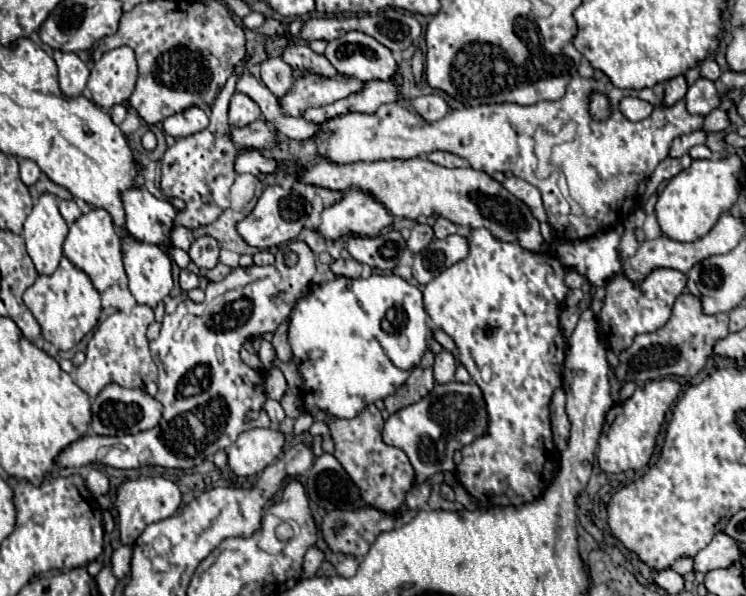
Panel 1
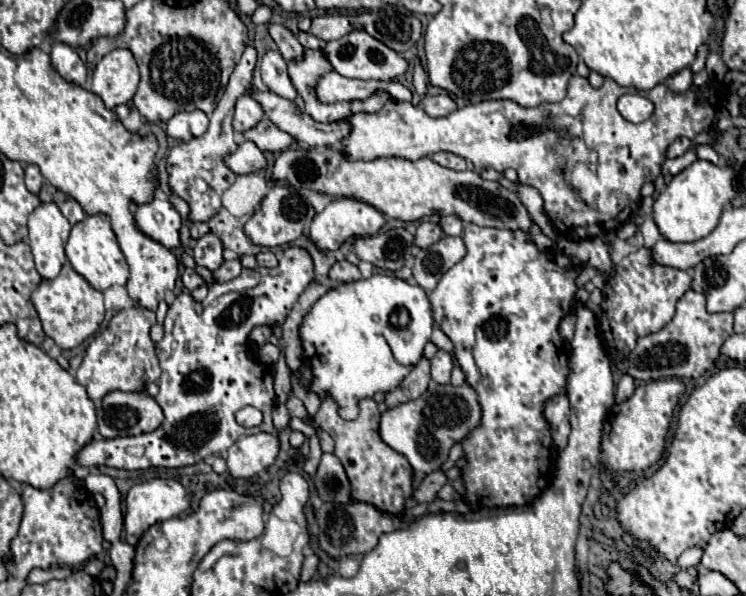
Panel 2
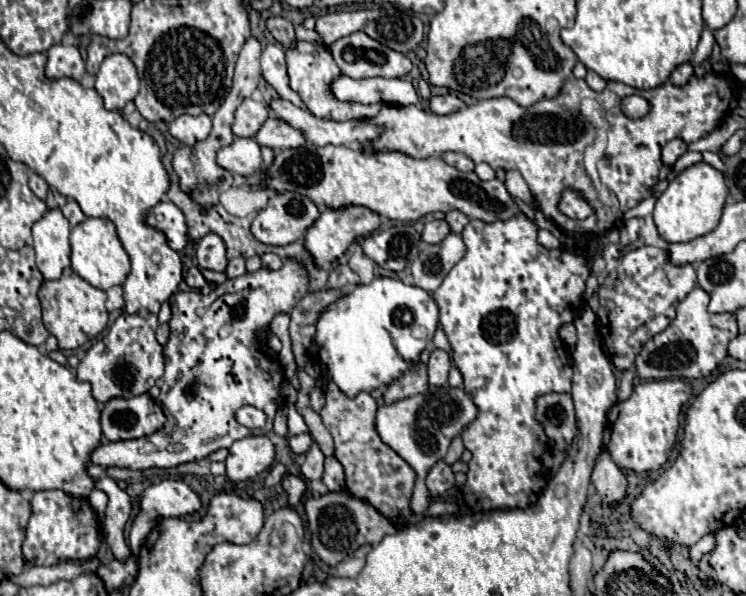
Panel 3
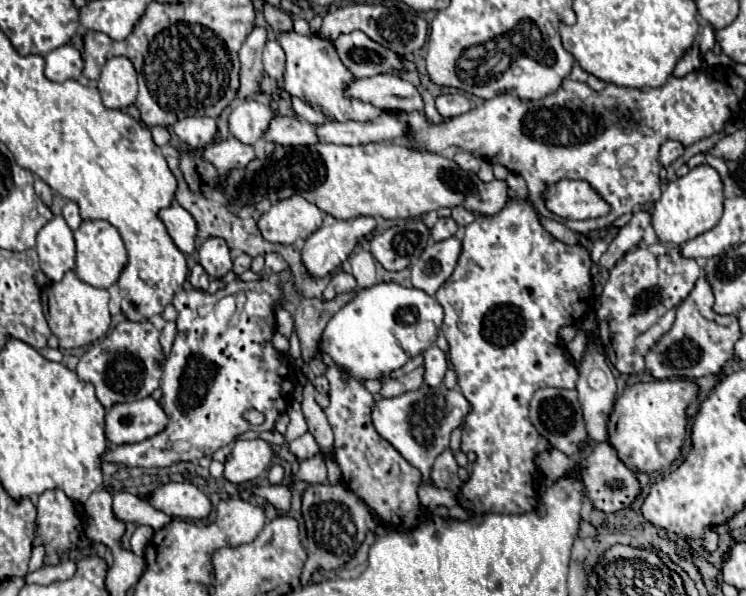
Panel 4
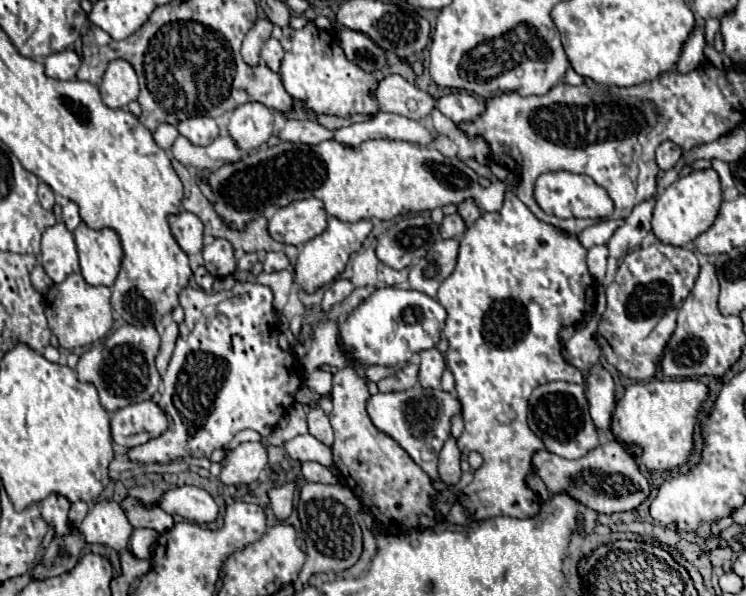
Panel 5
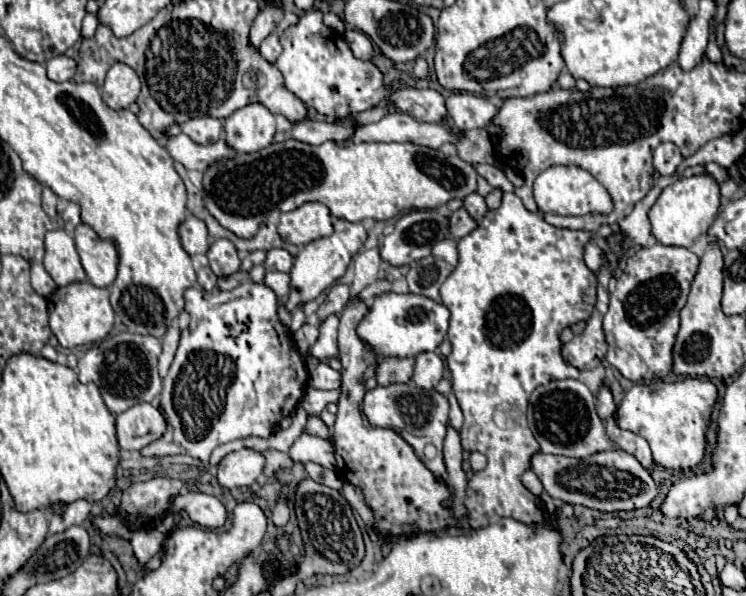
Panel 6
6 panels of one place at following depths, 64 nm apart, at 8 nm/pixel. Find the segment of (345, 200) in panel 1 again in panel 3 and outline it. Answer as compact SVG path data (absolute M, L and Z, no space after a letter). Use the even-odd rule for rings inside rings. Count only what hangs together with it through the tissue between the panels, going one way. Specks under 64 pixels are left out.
M350 206L350 208L344 208L344 210L324 210L324 212L320 214L320 218L314 222L314 226L308 230L304 248L310 252L310 256L312 256L312 260L314 260L314 266L316 266L316 268L322 268L322 266L332 264L332 262L338 260L340 256L344 256L346 250L348 250L348 246L350 246L354 240L372 234L378 226L380 226L378 214L374 214L374 212L366 210L366 208Z

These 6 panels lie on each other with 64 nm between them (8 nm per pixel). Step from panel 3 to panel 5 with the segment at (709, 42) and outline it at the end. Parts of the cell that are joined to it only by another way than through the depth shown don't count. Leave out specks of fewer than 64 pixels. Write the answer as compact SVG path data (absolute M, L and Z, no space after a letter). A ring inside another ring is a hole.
M720 18L708 19L705 21L705 38L709 45L713 45L716 33L720 29Z

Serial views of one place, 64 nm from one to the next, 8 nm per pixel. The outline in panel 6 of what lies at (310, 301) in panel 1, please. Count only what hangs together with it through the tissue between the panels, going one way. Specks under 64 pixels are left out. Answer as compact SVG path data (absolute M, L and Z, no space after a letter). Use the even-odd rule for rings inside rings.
M382 294L370 306L368 316L358 326L358 336L368 342L378 356L406 356L412 358L420 352L432 352L448 334L450 312L444 304L418 294ZM444 314L444 320L438 316Z

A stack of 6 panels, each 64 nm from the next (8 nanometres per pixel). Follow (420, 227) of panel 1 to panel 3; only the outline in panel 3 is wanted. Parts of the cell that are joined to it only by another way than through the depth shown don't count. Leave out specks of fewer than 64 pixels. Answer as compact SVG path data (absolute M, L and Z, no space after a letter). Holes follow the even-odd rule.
M432 220L424 226L424 232L422 232L422 240L428 242L428 244L438 244L440 240L444 240L446 236L450 234L450 228L448 228L448 222L446 220Z

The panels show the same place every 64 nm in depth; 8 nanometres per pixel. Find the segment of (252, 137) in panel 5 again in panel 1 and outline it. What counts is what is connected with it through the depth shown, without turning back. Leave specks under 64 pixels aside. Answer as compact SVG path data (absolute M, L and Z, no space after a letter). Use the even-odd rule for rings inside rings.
M236 92L230 100L230 126L244 128L258 118L260 118L260 108L256 108L256 102L250 96Z

